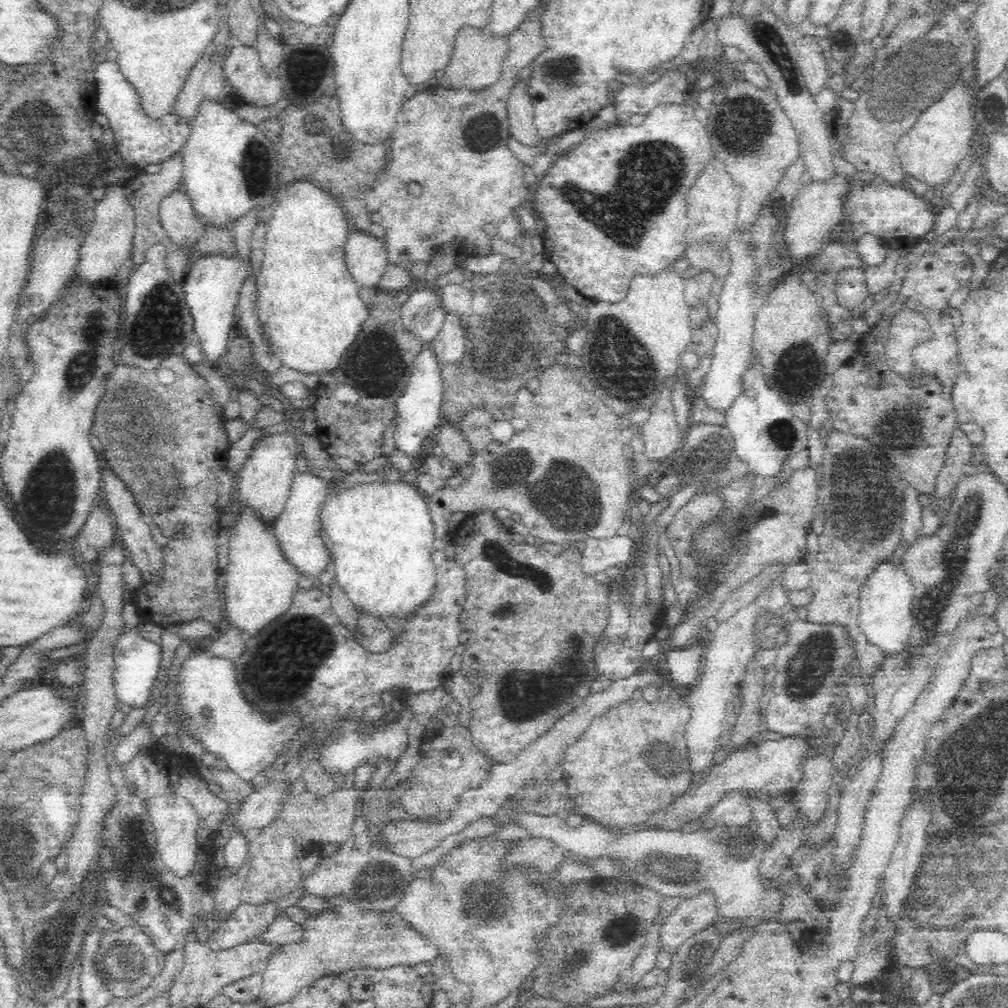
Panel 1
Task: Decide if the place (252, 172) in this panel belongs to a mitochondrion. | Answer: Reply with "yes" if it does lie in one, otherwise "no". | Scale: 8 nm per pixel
yes

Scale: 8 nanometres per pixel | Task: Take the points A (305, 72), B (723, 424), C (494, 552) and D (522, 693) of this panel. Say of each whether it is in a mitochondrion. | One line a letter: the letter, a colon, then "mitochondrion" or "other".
A: other
B: other
C: mitochondrion
D: mitochondrion

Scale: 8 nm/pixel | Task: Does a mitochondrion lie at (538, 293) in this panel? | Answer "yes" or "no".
yes

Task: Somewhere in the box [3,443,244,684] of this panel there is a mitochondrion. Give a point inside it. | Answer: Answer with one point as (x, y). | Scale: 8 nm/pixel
(50, 505)

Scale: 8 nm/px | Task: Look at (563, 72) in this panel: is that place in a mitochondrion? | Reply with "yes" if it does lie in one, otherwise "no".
yes

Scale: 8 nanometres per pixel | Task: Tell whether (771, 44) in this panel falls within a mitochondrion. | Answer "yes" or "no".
yes

